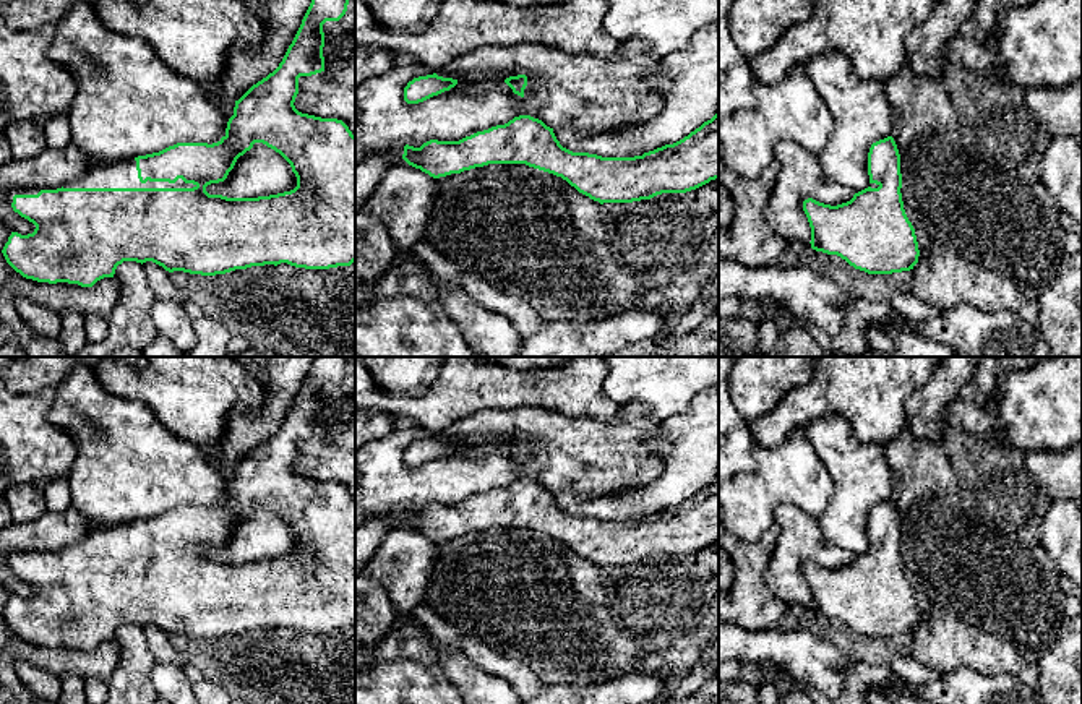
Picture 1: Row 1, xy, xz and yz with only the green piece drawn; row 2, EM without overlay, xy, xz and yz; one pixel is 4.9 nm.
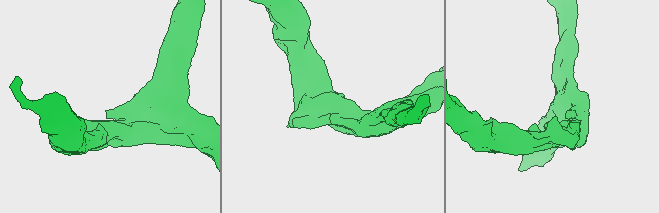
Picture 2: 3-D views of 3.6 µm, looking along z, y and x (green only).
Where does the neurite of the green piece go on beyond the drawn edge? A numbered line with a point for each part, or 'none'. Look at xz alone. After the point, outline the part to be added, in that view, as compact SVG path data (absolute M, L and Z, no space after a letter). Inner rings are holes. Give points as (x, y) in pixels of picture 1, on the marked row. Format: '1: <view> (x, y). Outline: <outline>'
1: xz (369, 171). Outline: M396 143L378 149L370 157L355 164L355 212L362 209L378 185L383 174L393 165L409 165L404 159L404 146Z

